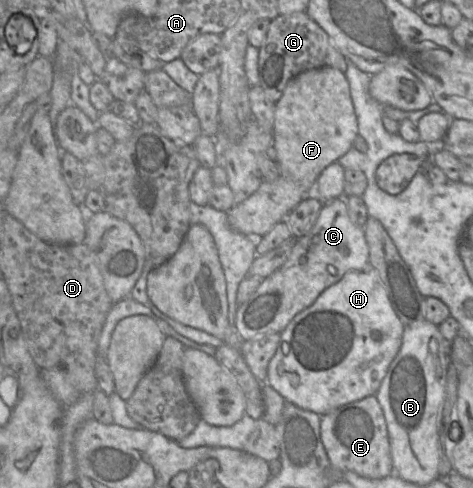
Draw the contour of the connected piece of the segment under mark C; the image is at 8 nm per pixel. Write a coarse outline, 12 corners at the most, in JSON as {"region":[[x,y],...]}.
{"region":[[345,198],[324,203],[285,264],[238,306],[246,341],[281,333],[368,267]]}

